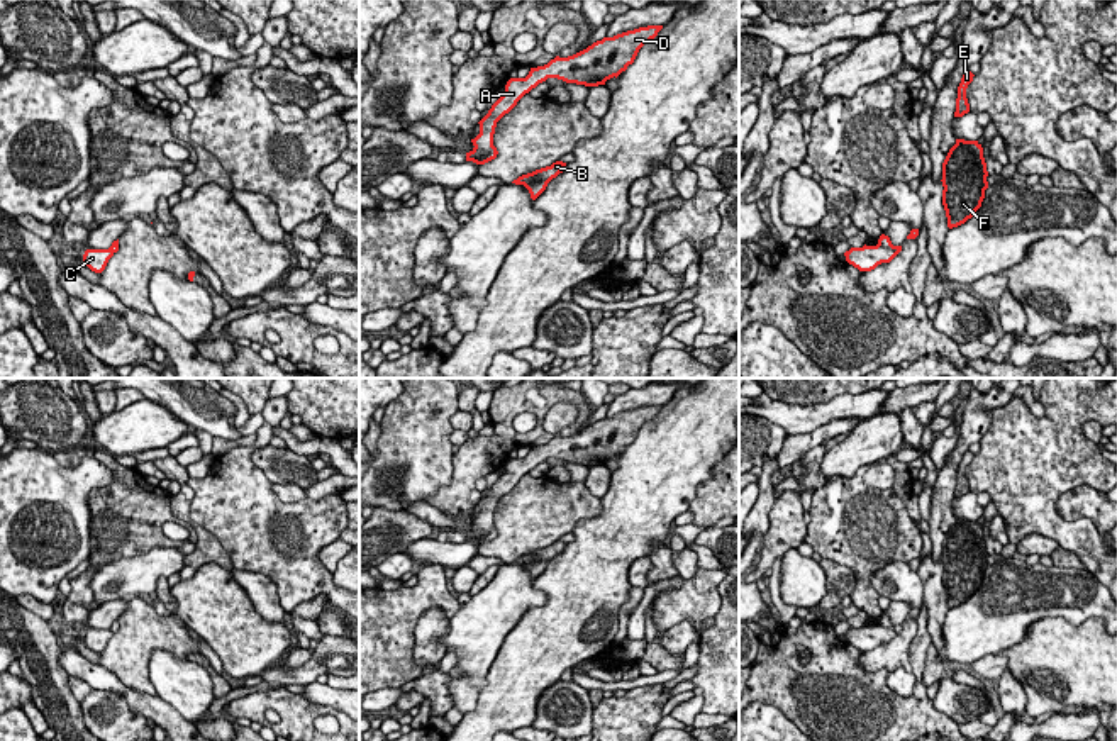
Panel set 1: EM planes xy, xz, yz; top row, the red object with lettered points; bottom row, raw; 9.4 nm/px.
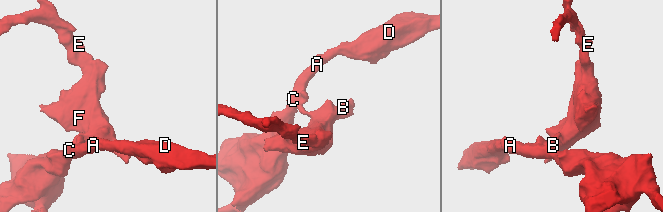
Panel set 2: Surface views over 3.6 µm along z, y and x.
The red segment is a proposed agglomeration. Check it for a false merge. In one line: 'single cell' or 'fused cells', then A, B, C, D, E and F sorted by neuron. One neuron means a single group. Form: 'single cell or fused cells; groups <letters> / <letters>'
fused cells; groups A C D / B E F

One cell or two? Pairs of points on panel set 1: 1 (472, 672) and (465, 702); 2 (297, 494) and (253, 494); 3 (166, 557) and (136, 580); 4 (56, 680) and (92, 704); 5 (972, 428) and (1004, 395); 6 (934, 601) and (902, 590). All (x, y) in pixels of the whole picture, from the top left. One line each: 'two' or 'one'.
1: one
2: two
3: one
4: two
5: one
6: two

